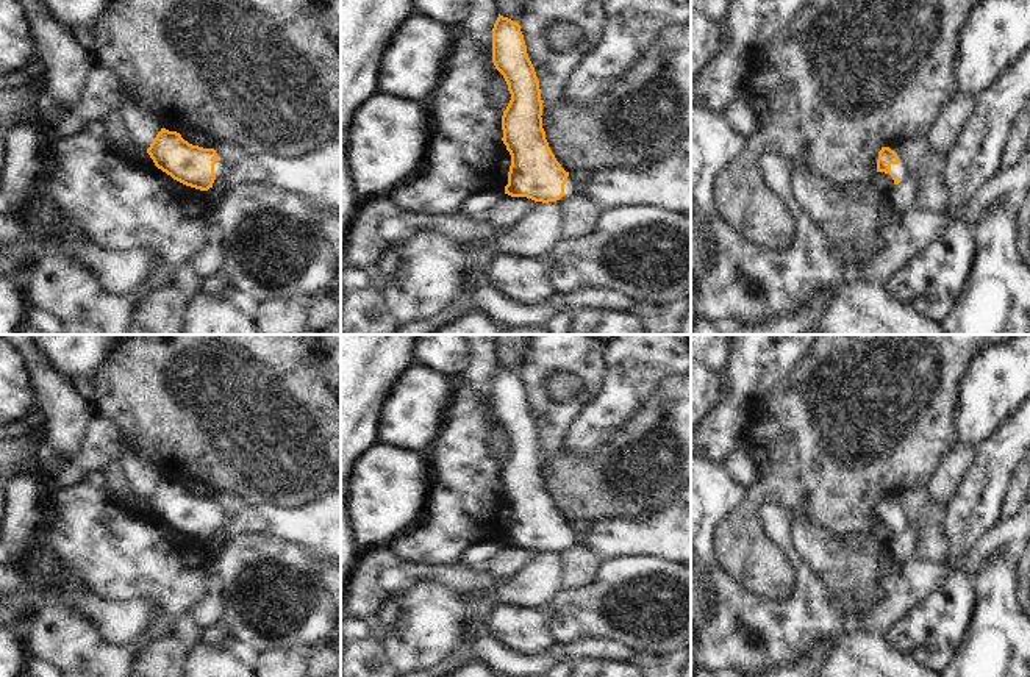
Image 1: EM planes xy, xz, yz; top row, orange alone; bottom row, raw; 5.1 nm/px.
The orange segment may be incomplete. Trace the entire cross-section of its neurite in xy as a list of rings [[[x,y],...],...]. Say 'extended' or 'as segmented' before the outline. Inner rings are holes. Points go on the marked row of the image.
extended; [[[341,120],[328,144],[297,159],[263,155],[227,166],[217,159],[214,149],[192,145],[166,128],[147,153],[158,169],[200,191],[213,188],[216,178],[224,181],[227,191],[244,183],[274,186],[305,195],[324,213],[341,217]]]

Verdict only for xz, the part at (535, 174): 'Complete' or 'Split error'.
Split error

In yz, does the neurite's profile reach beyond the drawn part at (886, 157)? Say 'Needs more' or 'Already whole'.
Needs more

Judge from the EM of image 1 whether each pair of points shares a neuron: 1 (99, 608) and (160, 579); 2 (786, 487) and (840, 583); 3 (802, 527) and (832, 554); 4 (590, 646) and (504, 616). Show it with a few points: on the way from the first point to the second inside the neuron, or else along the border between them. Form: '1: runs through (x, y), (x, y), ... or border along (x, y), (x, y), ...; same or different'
1: border along (80, 593), (102, 599), (149, 598), (153, 601); different
2: border along (796, 512), (835, 533); different
3: runs through (810, 535), (824, 549); same
4: border along (557, 643), (543, 652), (519, 652); different

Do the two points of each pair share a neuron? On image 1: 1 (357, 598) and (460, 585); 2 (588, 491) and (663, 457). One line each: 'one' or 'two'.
1: one
2: one

